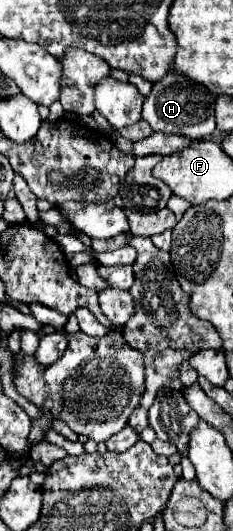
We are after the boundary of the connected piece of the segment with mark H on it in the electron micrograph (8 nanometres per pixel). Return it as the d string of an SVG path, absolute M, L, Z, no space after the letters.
M166 74L152 86L150 96L144 100L142 120L148 122L152 130L168 134L176 132L178 136L184 136L188 140L204 140L216 128L212 114L214 100L216 96L208 94L208 90L204 90L204 86L200 86L198 82L188 82L188 78L180 78L180 74Z

